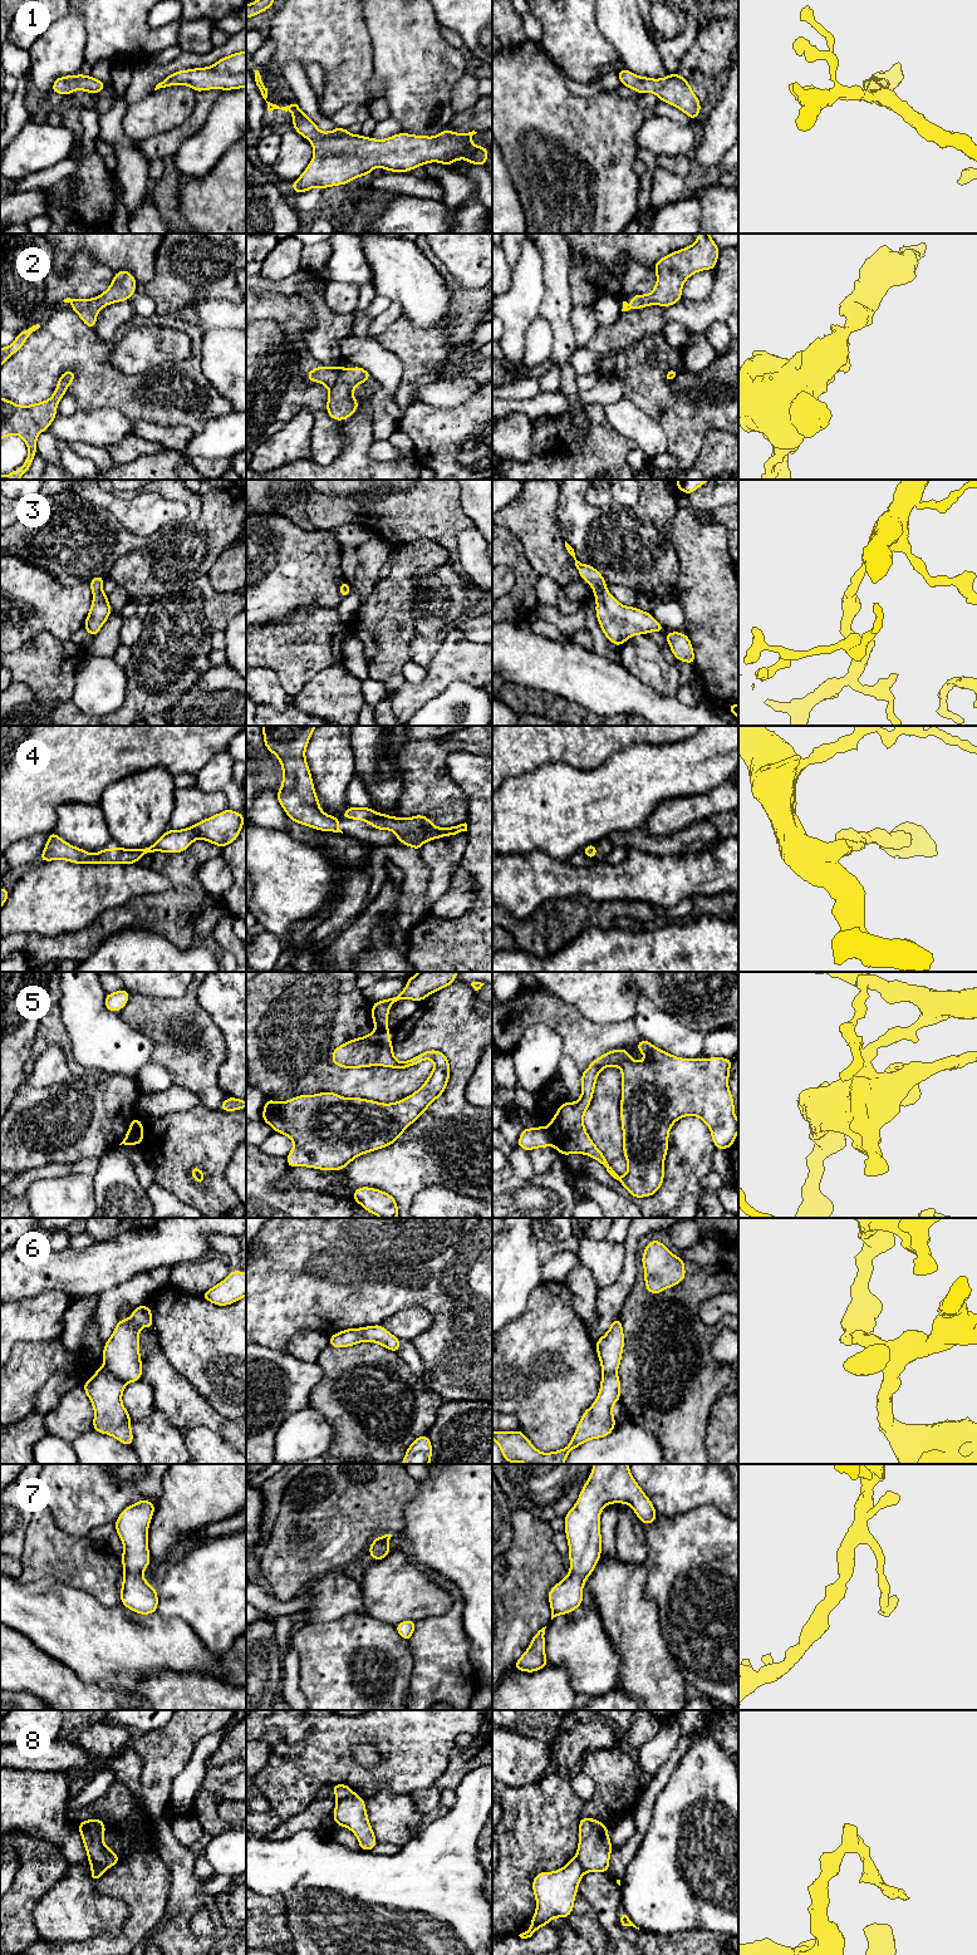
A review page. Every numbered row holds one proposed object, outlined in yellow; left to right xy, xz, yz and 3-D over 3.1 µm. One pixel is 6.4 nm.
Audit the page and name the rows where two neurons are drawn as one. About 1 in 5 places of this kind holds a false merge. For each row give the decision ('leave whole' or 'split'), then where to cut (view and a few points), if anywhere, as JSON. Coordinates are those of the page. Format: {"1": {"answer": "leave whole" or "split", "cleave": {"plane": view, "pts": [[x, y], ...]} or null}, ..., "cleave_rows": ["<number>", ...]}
{"1": {"answer": "leave whole", "cleave": null}, "2": {"answer": "leave whole", "cleave": null}, "3": {"answer": "leave whole", "cleave": null}, "4": {"answer": "leave whole", "cleave": null}, "5": {"answer": "split", "cleave": {"plane": "xy", "pts": [[141, 1130], [133, 1134], [133, 1144]]}}, "6": {"answer": "split", "cleave": {"plane": "xy", "pts": [[104, 1365], [126, 1383]]}}, "7": {"answer": "leave whole", "cleave": null}, "8": {"answer": "split", "cleave": {"plane": "xz", "pts": [[356, 1794], [337, 1797]]}}, "cleave_rows": ["5", "6", "8"]}

